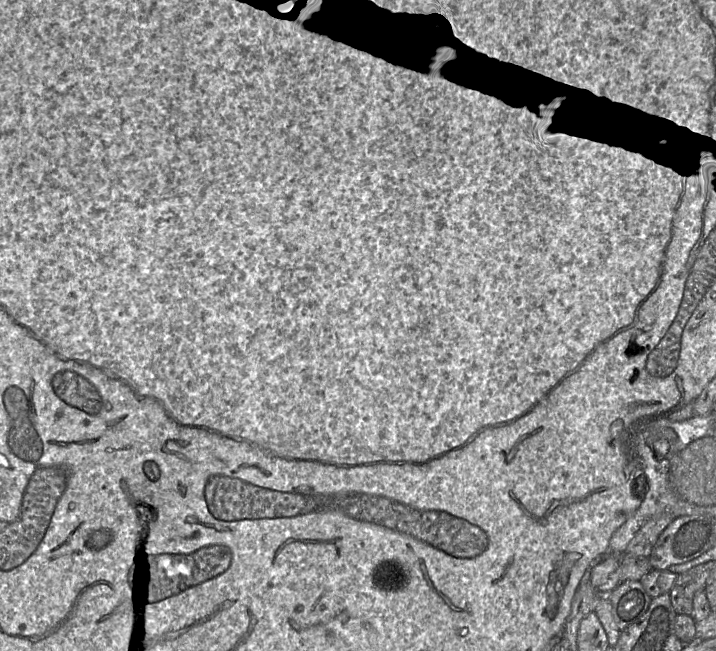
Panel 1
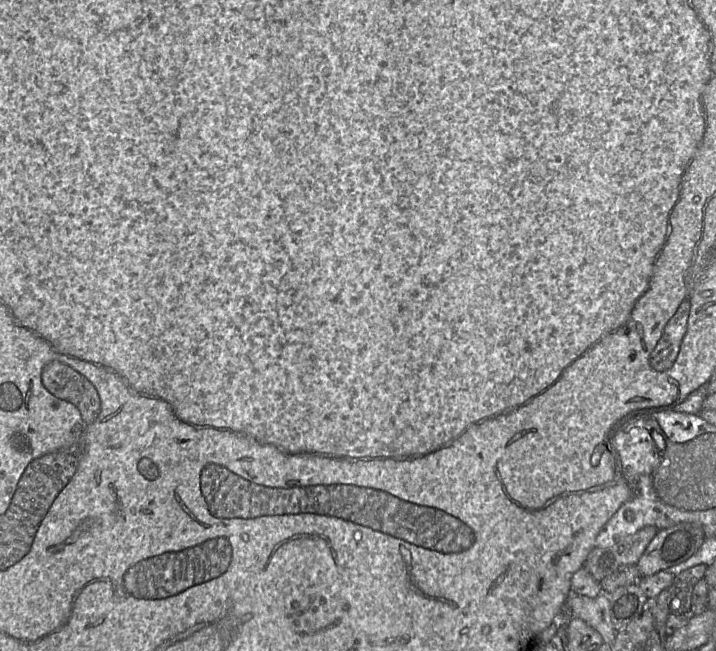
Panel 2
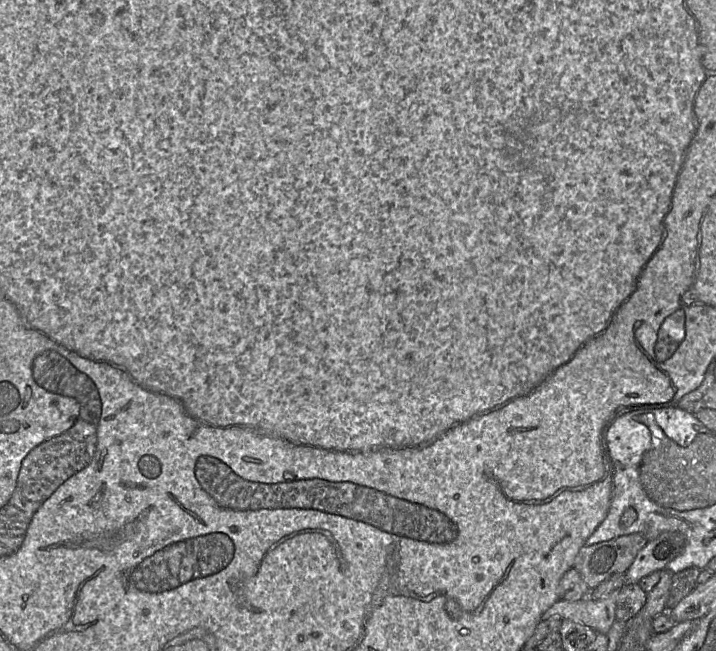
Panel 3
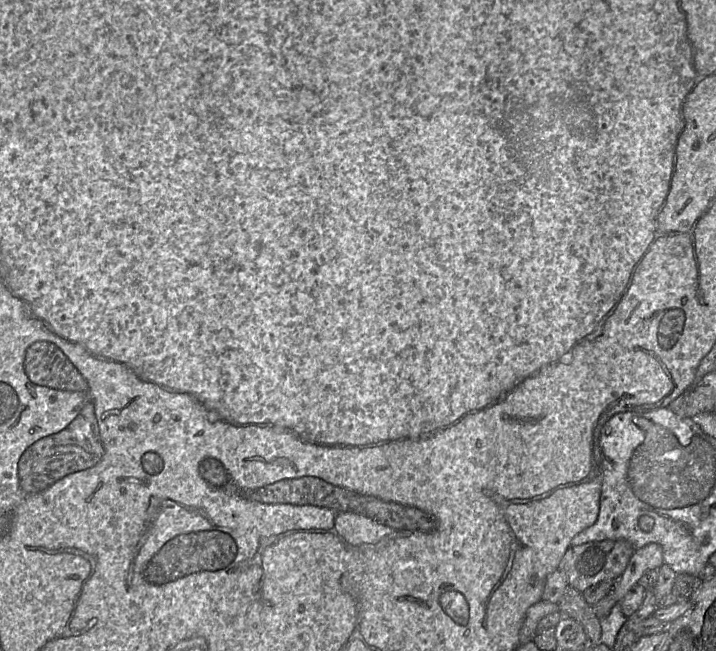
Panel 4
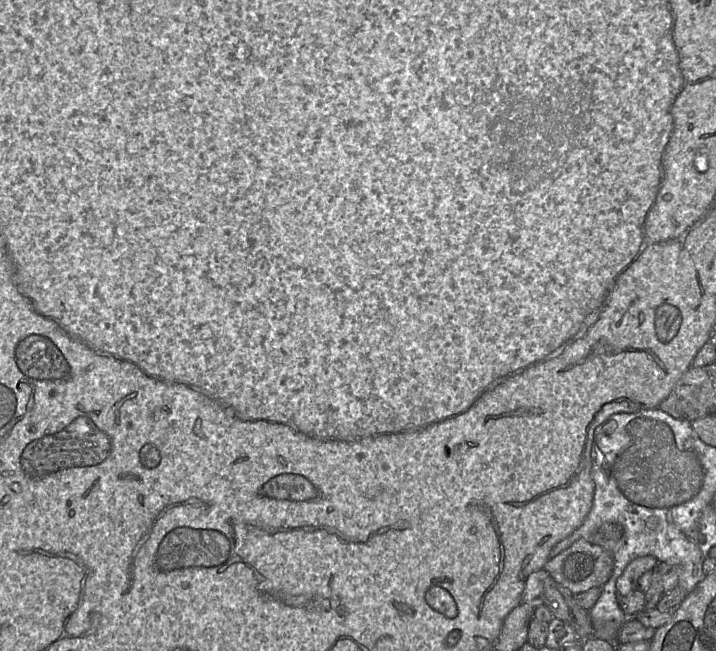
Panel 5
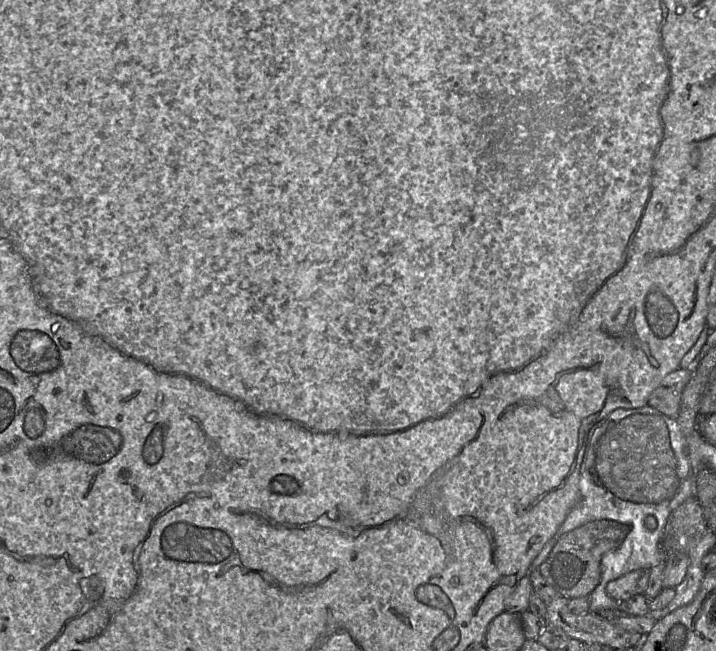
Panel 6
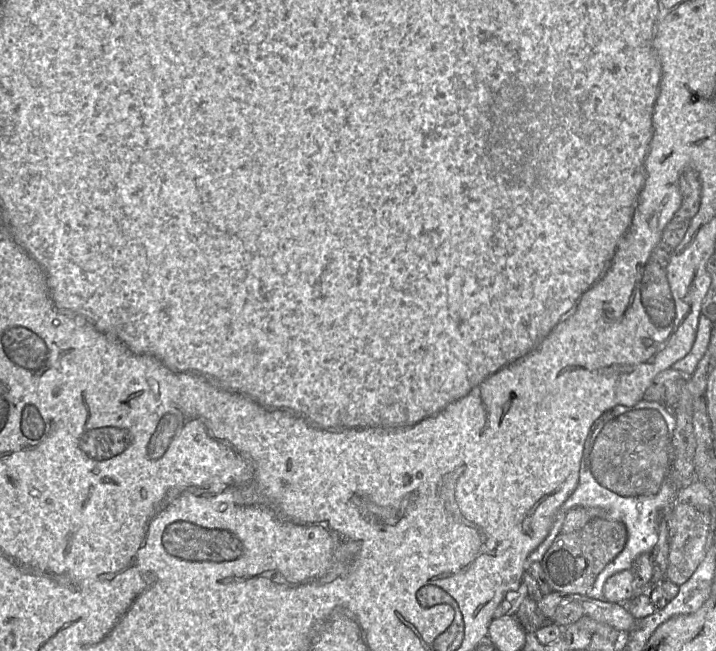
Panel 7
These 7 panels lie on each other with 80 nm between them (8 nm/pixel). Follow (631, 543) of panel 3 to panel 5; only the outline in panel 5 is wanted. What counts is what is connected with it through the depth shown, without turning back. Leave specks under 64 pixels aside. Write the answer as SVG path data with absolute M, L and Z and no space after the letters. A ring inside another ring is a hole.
M586 539L552 557L543 567L549 576L573 595L602 587L610 578L614 561L600 545Z

